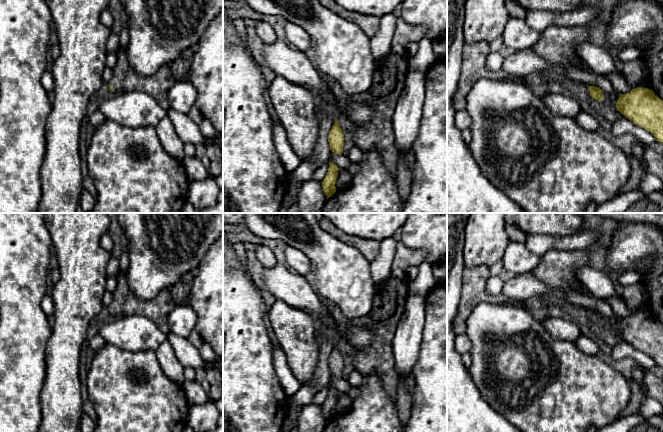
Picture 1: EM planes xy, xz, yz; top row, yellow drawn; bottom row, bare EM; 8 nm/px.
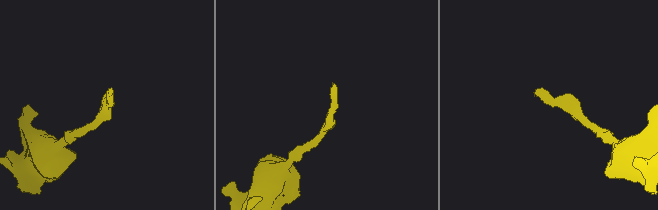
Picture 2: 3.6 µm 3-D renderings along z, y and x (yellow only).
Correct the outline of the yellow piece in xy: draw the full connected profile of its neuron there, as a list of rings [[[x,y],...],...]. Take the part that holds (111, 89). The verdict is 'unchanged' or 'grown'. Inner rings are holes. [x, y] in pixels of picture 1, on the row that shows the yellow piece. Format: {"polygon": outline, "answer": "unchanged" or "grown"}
{"polygon": [[[118,48],[116,54],[118,61],[112,69],[112,78],[107,83],[111,95],[141,91],[150,95],[161,107],[168,110],[170,107],[168,92],[177,81],[171,73],[169,65],[162,66],[151,76],[143,76],[129,64],[126,48]]], "answer": "grown"}

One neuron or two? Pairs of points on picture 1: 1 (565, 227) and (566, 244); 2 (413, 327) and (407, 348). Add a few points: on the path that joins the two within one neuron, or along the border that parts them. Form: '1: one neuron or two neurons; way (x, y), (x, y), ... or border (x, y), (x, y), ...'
1: two neurons; border (579, 231), (567, 236), (543, 235)
2: one neuron; way (409, 332), (407, 343)

